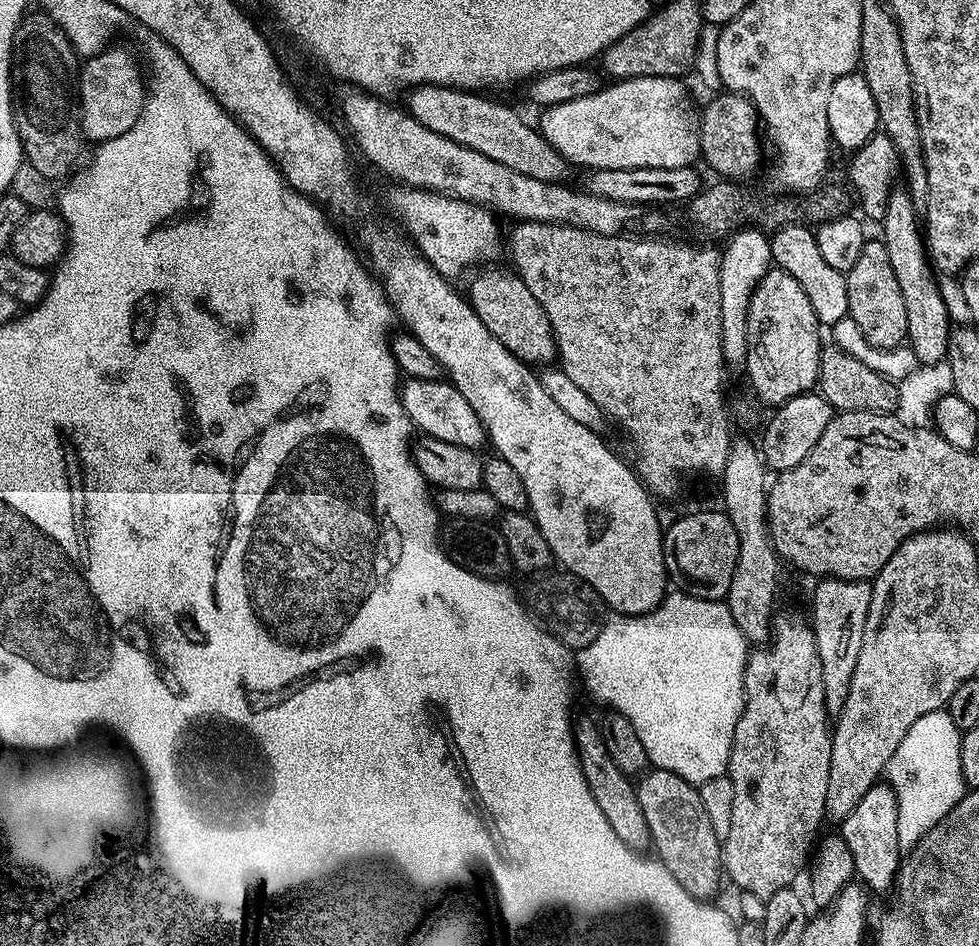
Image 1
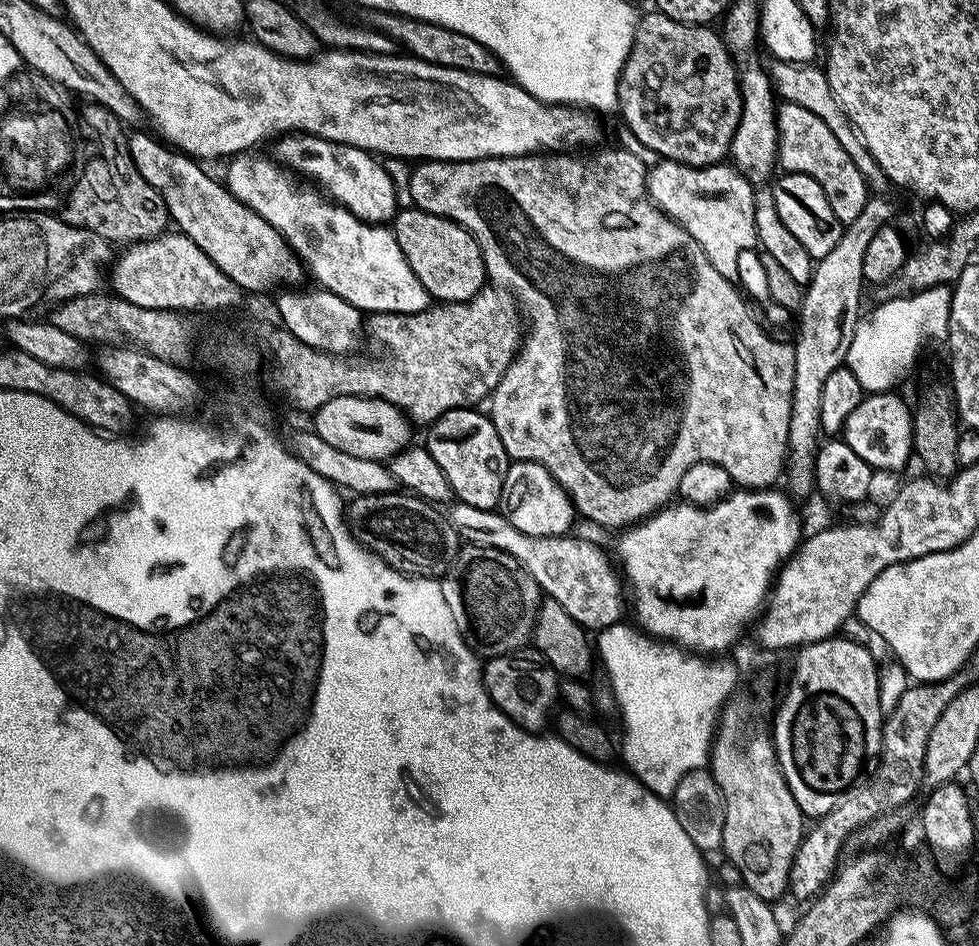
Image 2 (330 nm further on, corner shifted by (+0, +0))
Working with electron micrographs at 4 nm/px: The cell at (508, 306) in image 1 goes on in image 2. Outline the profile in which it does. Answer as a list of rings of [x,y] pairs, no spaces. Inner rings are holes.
[[[415,206],[407,207],[401,207],[394,217],[396,241],[418,282],[426,286],[429,297],[445,304],[461,304],[477,296],[486,284],[484,259],[478,242],[453,220],[424,212]]]

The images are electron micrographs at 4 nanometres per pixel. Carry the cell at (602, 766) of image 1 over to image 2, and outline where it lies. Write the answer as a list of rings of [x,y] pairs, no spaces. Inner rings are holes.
[[[525,646],[508,652],[505,656],[493,656],[482,664],[484,689],[488,697],[504,711],[519,728],[527,732],[543,733],[549,727],[550,717],[558,704],[560,680],[555,668],[549,666],[542,653],[535,647]]]

